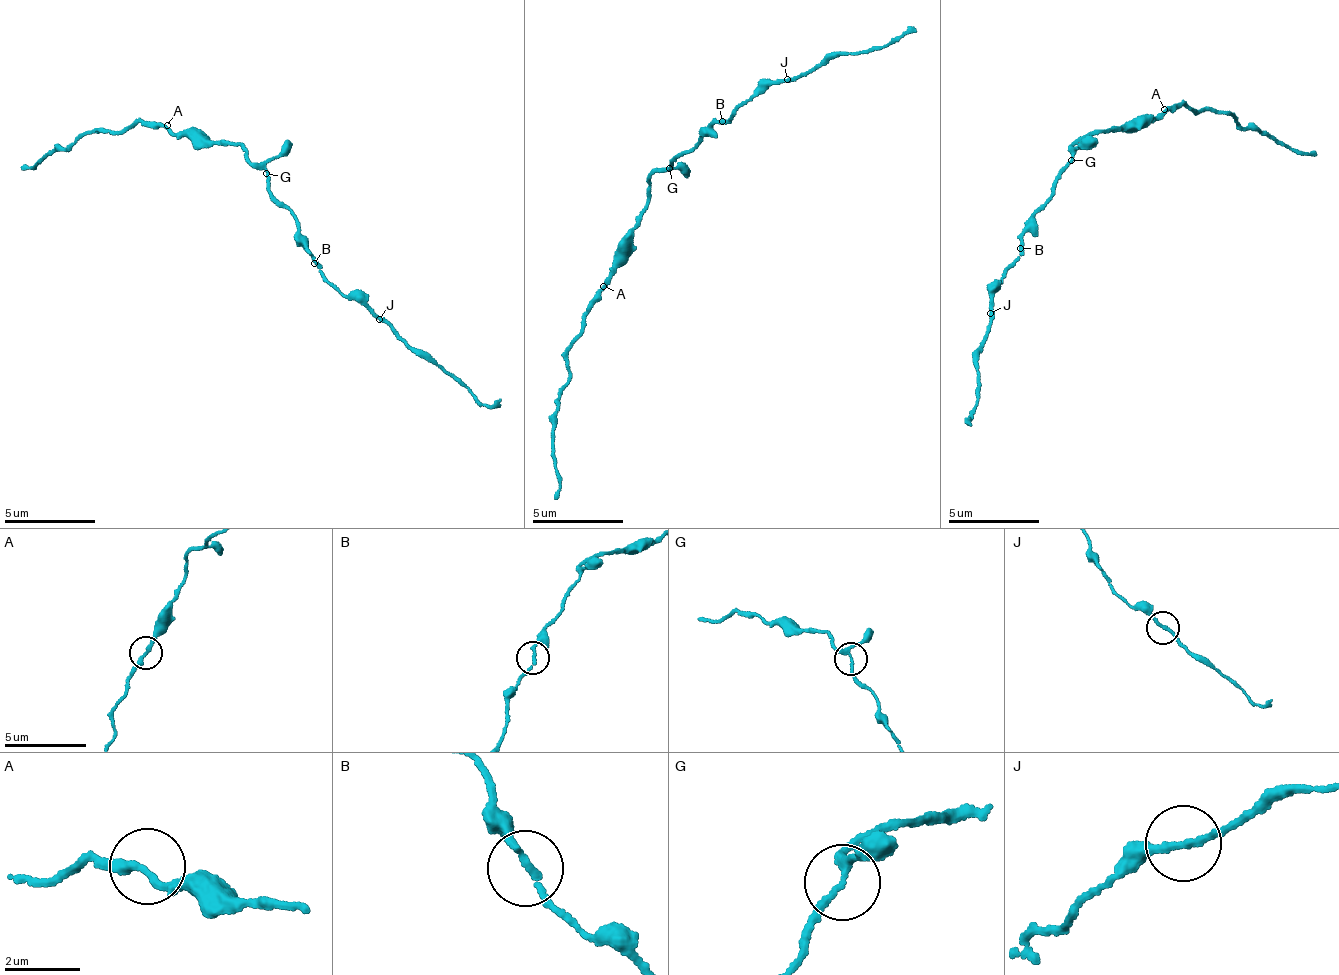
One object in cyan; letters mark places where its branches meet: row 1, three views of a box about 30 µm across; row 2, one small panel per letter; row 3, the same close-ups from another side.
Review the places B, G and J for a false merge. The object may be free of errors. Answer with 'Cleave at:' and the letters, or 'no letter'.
Cleave at: no letter

